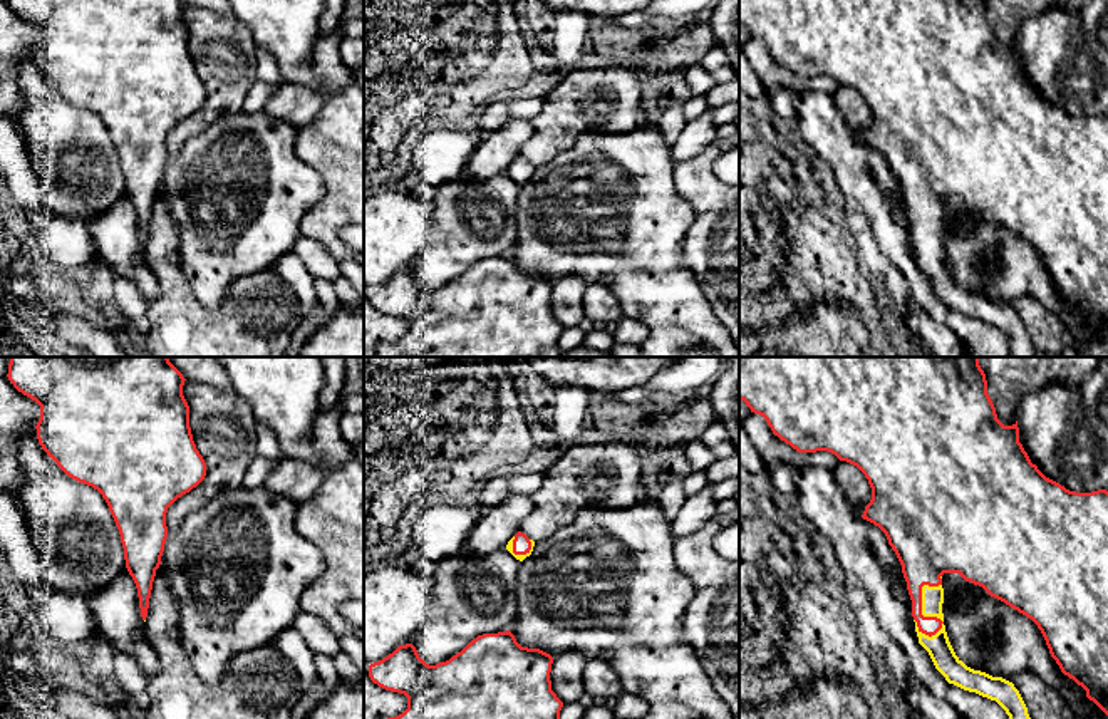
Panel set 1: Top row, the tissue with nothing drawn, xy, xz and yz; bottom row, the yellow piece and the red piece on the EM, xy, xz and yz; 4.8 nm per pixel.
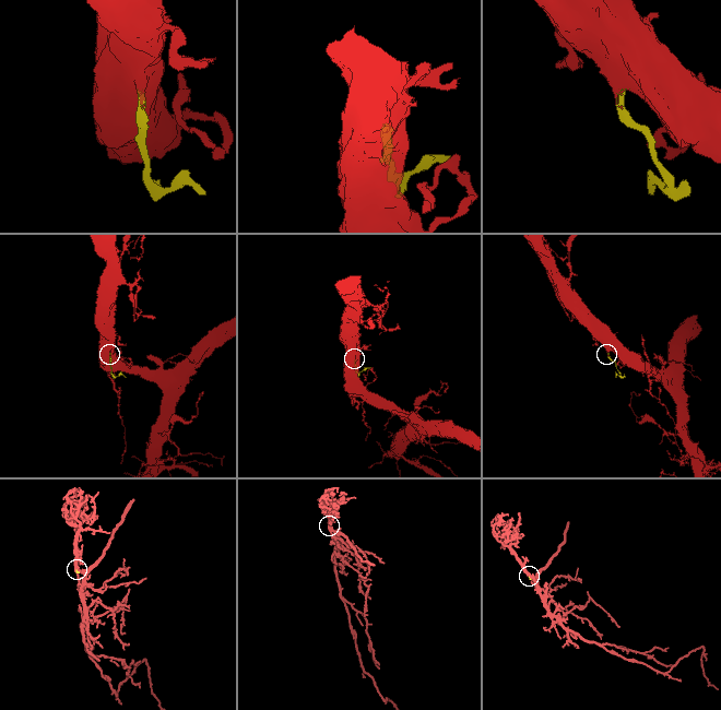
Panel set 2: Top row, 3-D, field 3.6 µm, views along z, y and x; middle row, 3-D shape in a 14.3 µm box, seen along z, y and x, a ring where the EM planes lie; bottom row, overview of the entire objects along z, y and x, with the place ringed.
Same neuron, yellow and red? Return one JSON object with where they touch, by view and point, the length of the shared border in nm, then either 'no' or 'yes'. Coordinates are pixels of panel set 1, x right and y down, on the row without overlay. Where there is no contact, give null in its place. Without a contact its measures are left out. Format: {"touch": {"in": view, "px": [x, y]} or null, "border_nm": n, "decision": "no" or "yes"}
{"touch": {"in": "yz", "px": [922, 235]}, "border_nm": 280, "decision": "yes"}

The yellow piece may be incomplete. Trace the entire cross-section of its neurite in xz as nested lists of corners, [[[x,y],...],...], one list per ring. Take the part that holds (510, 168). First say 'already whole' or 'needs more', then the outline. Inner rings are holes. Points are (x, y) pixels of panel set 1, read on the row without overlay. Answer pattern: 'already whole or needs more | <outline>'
needs more | [[[518,156],[506,169],[506,174],[520,186],[531,179],[535,166]]]

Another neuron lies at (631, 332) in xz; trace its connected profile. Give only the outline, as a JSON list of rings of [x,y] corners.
[[[624,317],[614,337],[617,344],[642,347],[649,337],[649,328],[635,318]]]

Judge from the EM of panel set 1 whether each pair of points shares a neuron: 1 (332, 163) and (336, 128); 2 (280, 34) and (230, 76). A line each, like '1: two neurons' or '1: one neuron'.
1: one neuron
2: two neurons

